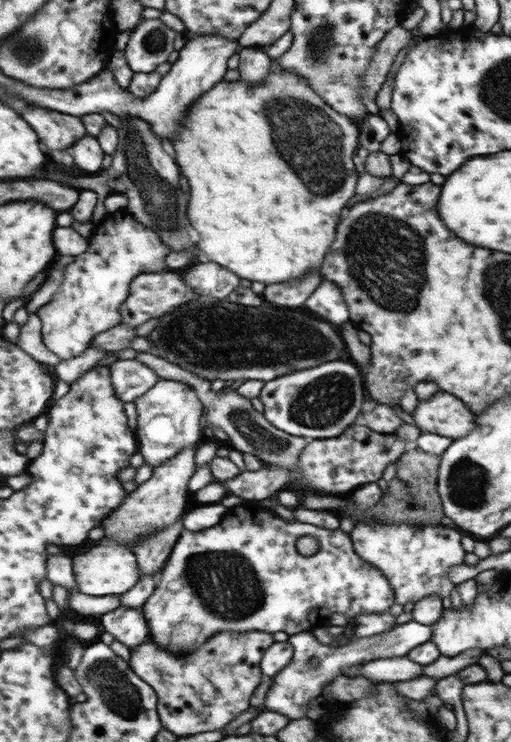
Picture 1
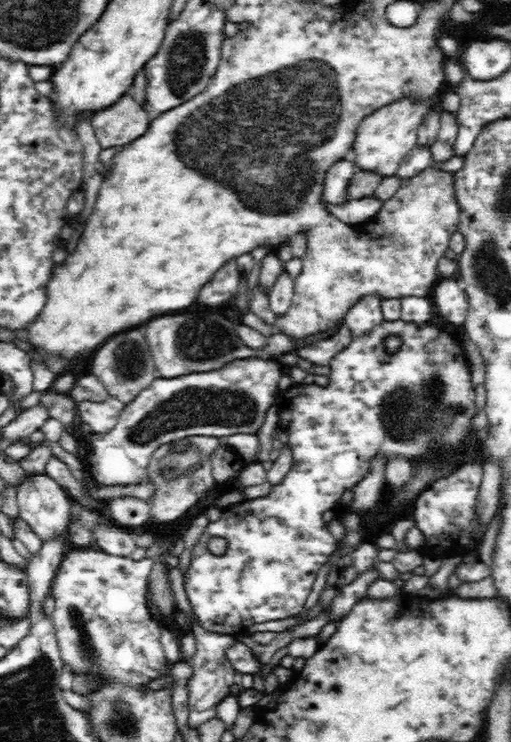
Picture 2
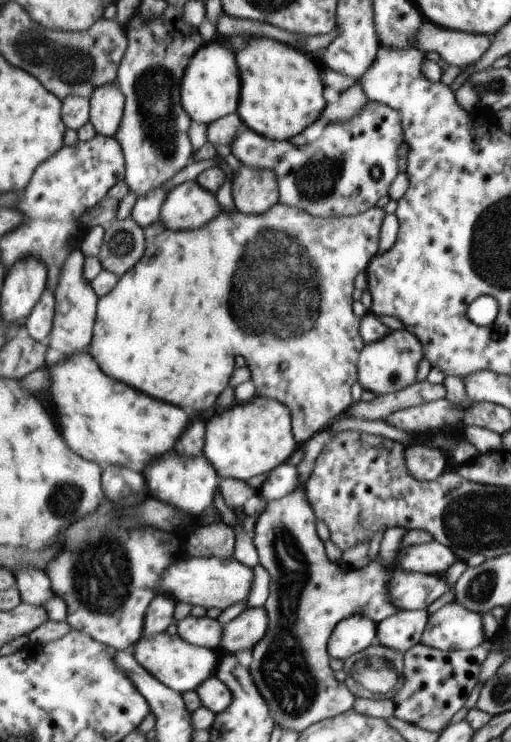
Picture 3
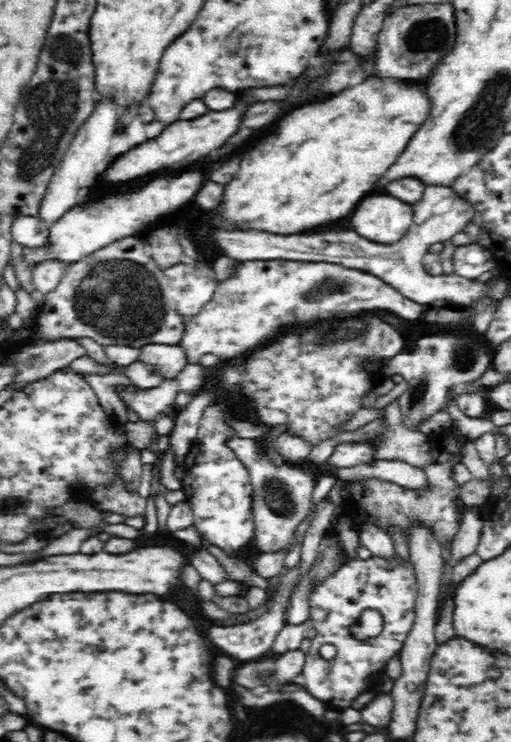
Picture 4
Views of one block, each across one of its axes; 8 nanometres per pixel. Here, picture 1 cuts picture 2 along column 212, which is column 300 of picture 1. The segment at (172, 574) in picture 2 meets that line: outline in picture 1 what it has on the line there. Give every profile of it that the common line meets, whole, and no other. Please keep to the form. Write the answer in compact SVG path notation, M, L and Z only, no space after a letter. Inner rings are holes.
M413 620L394 626L373 636L358 638L339 648L323 646L317 640L317 634L301 631L288 636L286 640L293 647L292 658L275 676L272 676L270 689L264 698L265 710L284 714L288 720L305 717L306 708L312 698L320 696L322 688L331 682L341 671L353 664L362 665L373 660L406 657L407 652L414 646L419 646L430 640L430 625L419 624ZM317 660L315 667L309 667L305 662Z

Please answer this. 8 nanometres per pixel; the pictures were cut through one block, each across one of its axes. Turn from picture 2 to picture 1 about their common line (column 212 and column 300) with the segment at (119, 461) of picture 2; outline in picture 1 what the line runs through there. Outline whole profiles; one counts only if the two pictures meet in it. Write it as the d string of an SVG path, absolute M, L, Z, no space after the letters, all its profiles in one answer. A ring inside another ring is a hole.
M329 361L322 365L313 366L305 370L284 374L282 377L267 381L261 387L258 398L263 406L264 419L275 428L307 439L333 438L353 424L355 416L361 410L363 394L361 394L361 376L355 366L347 364L347 361Z

